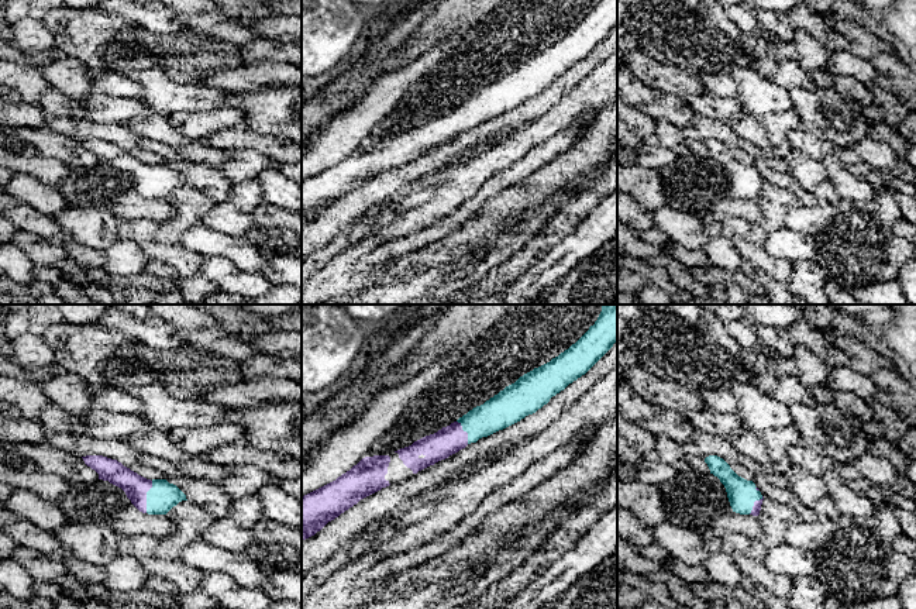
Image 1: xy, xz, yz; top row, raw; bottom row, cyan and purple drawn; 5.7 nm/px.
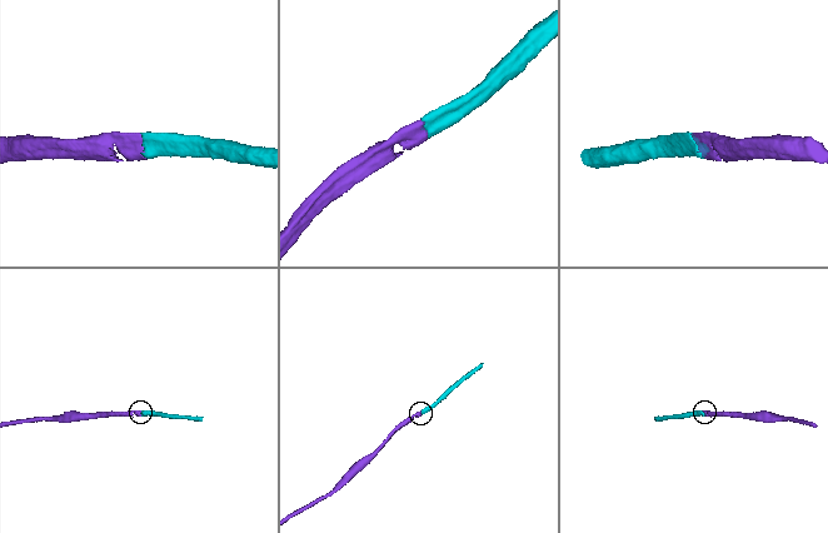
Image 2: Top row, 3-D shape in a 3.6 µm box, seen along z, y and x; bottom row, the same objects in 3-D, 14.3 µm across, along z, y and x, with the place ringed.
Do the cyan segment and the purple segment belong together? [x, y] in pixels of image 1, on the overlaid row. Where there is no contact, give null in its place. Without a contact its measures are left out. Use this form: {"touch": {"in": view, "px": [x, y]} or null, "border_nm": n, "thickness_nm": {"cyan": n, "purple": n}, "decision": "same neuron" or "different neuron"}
{"touch": {"in": "xy", "px": [147, 496]}, "border_nm": 190, "thickness_nm": {"cyan": 170, "purple": 140}, "decision": "same neuron"}

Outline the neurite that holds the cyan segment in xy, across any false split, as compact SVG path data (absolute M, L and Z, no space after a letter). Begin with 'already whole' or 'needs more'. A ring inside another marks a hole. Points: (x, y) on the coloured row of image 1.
needs more; M103 455L82 457L85 464L99 474L99 479L121 488L131 503L142 513L166 515L186 495L166 479L147 479L117 460Z

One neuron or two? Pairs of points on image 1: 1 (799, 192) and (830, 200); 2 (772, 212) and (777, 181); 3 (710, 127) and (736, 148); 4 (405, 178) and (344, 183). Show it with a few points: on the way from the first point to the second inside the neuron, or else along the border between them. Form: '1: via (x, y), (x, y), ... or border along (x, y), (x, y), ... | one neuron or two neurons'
1: border along (812, 191), (816, 202), (802, 206) | two neurons
2: border along (764, 182), (788, 191), (801, 203) | two neurons
3: via (718, 130), (730, 141) | one neuron
4: border along (393, 167), (361, 182), (336, 200) | two neurons

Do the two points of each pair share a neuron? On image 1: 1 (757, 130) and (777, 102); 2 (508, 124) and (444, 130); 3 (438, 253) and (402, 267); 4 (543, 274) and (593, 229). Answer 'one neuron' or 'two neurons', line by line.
1: two neurons
2: two neurons
3: one neuron
4: one neuron

